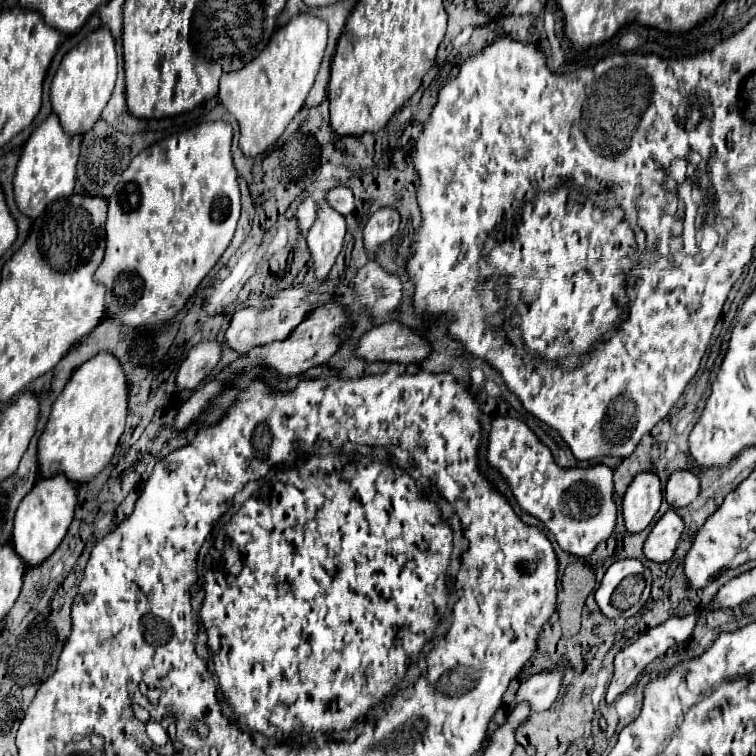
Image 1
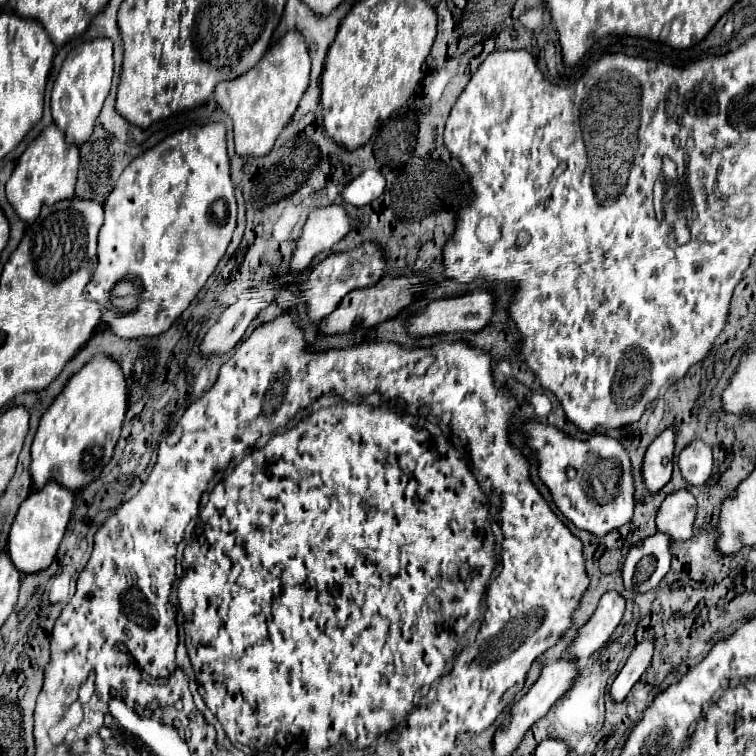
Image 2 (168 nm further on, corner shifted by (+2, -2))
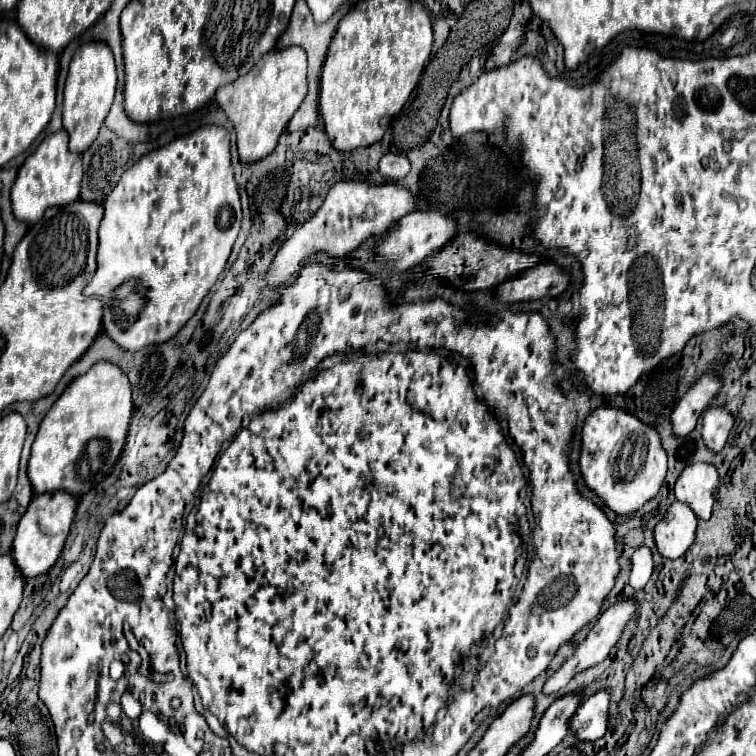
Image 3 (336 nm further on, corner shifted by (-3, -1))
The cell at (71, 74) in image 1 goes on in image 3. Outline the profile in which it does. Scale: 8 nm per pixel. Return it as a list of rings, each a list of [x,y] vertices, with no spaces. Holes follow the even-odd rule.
[[[91,41],[81,45],[69,65],[69,75],[63,89],[63,129],[69,133],[69,151],[83,153],[95,139],[109,113],[117,85],[113,53],[105,43]]]

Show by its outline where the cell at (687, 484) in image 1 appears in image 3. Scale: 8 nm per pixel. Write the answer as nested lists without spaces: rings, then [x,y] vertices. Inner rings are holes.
[[[709,405],[703,415],[703,427],[701,427],[703,445],[711,453],[719,453],[725,447],[725,441],[729,437],[733,423],[735,423],[735,419],[725,409]]]

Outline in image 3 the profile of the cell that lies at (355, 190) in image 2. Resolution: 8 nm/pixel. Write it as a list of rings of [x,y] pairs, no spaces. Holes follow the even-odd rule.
[[[385,153],[383,159],[379,161],[379,167],[377,167],[377,173],[383,177],[383,179],[397,179],[401,181],[407,173],[409,173],[409,159],[401,153]]]

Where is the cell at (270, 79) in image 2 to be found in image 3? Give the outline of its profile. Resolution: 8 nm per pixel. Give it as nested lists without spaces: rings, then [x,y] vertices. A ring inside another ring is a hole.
[[[301,47],[273,49],[249,75],[217,89],[215,99],[219,107],[225,111],[229,121],[237,133],[239,159],[243,163],[253,163],[267,157],[275,145],[279,135],[285,131],[293,113],[299,109],[299,103],[307,95],[307,59]]]

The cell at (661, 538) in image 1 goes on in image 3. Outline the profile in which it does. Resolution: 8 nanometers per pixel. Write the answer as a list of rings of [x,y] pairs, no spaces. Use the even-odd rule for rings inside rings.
[[[695,463],[683,469],[675,483],[675,499],[691,507],[699,521],[709,521],[711,507],[715,503],[715,491],[719,487],[719,475],[713,465]]]

